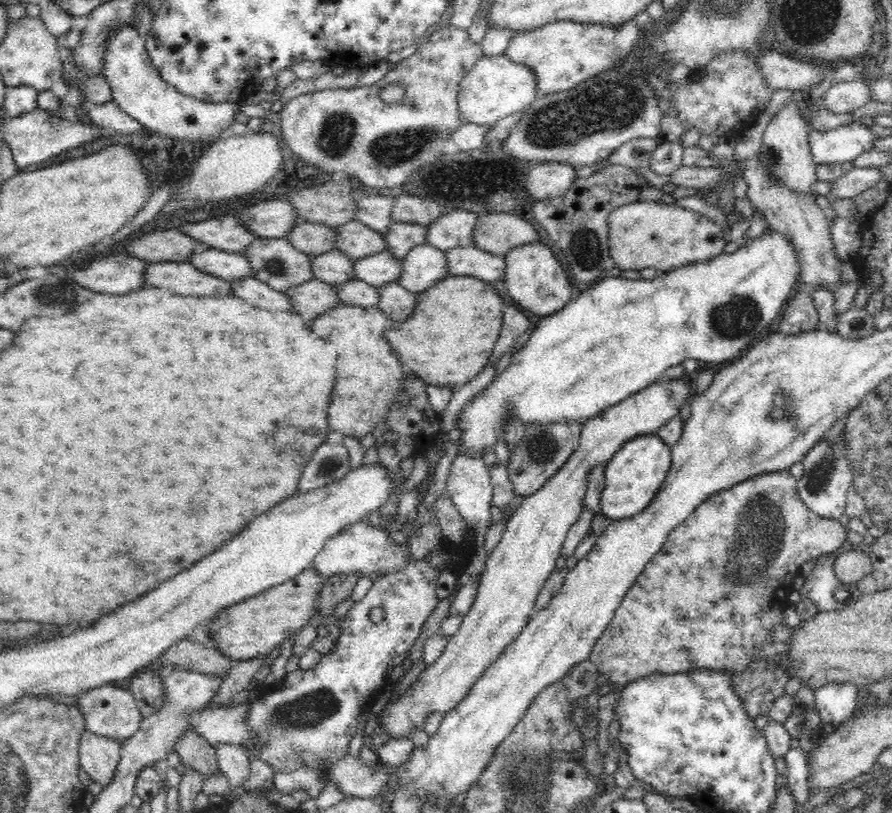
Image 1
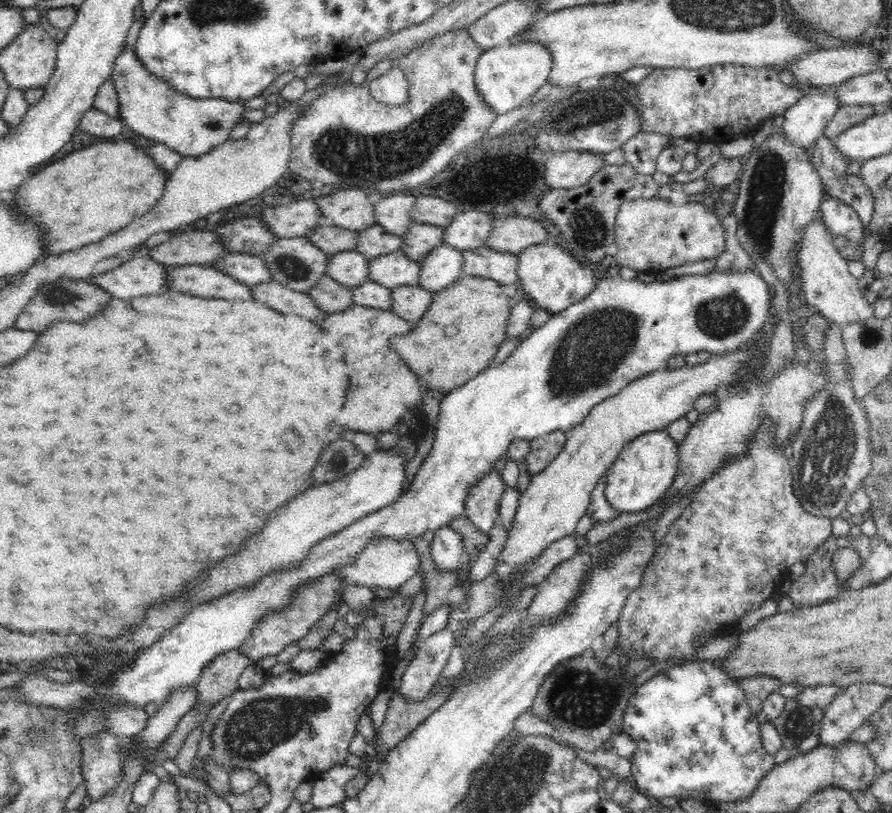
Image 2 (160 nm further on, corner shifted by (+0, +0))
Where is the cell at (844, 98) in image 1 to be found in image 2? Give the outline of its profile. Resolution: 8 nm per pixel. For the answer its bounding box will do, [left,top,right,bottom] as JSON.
[784,92,841,149]

